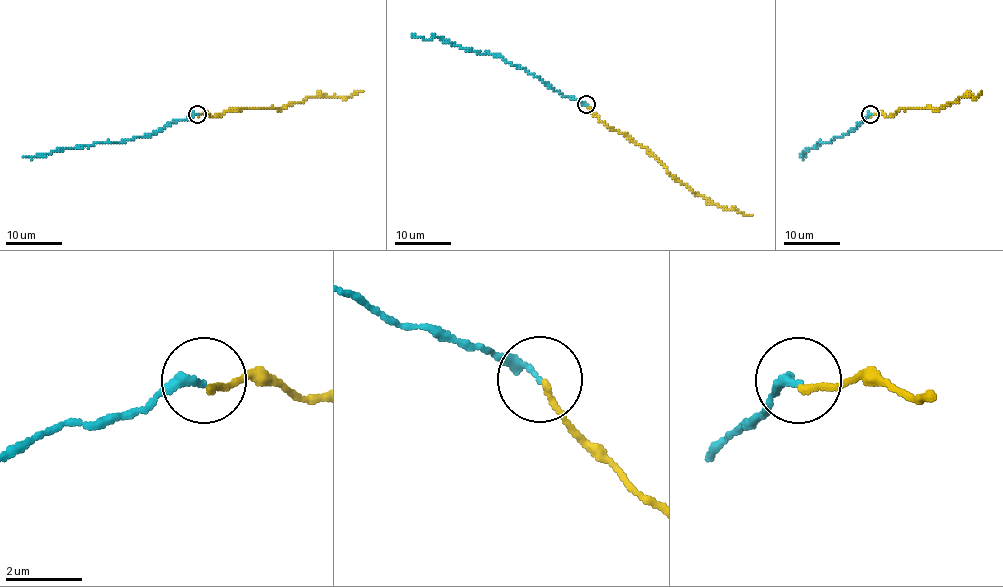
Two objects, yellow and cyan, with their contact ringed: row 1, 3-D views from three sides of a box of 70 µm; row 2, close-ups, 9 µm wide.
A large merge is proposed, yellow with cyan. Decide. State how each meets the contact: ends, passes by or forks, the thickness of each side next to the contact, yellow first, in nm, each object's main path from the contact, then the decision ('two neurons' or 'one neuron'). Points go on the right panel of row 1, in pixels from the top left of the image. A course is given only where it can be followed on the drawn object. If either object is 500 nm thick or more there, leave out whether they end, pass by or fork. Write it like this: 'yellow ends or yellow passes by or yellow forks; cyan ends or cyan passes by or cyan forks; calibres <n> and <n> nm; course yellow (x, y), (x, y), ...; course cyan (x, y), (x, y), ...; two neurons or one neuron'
yellow ends; cyan ends; calibres 140 and 240 nm; course yellow (870, 115), (884, 113), (888, 116), (901, 109), (941, 109), (959, 98), (975, 98), (982, 90); course cyan (870, 113), (840, 137), (820, 142), (799, 157); one neuron

